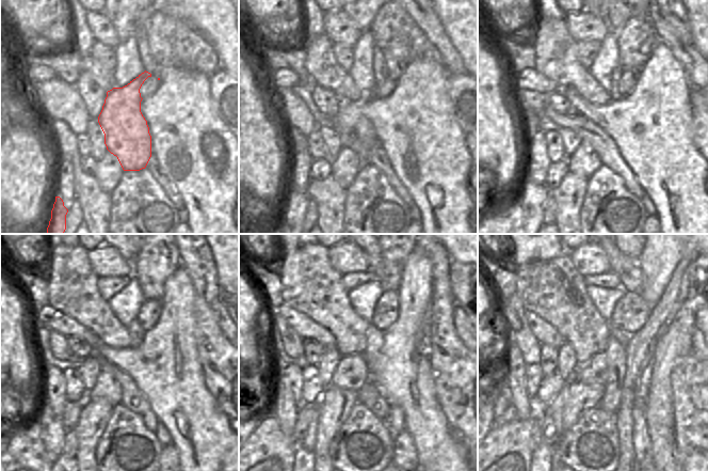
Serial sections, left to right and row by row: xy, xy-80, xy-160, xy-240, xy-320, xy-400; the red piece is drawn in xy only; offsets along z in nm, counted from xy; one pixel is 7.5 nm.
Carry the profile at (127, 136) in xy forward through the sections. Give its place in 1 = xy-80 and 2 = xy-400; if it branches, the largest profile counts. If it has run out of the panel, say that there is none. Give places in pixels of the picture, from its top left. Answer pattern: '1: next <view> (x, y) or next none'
1: next xy-80 (357, 132)
2: next xy-400 (514, 375)

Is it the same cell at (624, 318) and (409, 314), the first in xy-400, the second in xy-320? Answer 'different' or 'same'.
different

